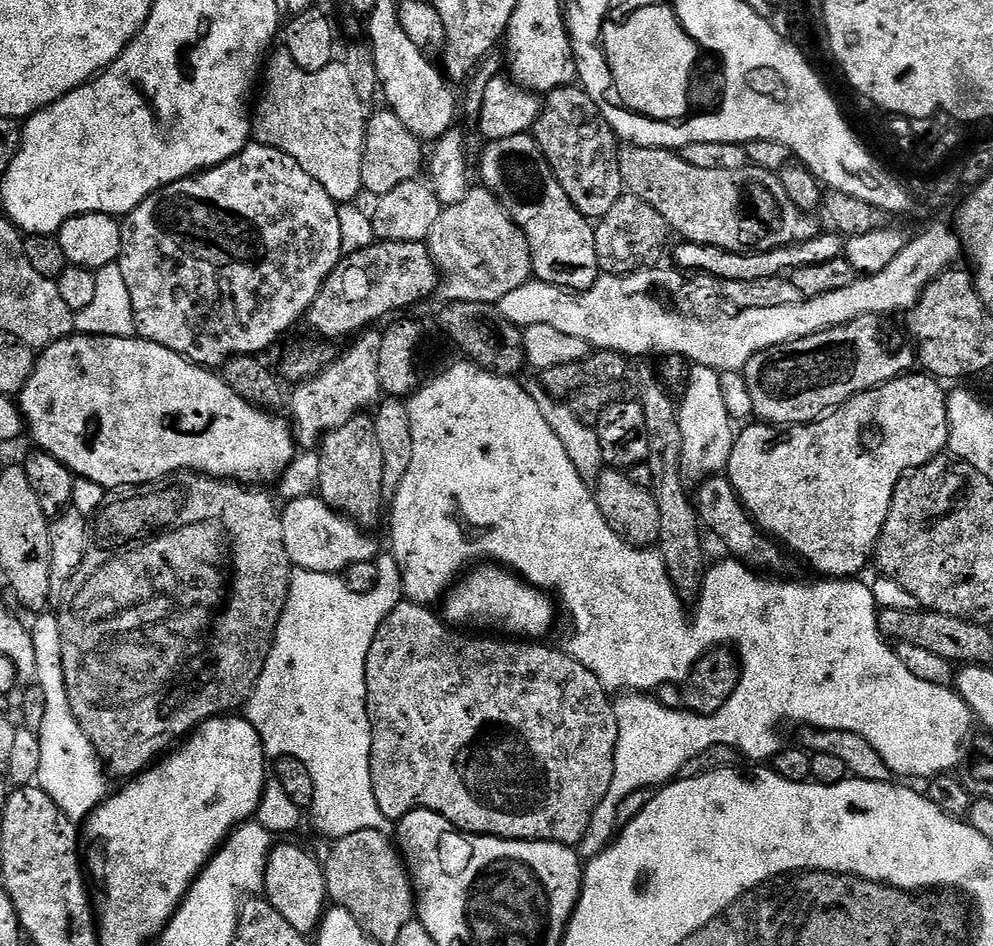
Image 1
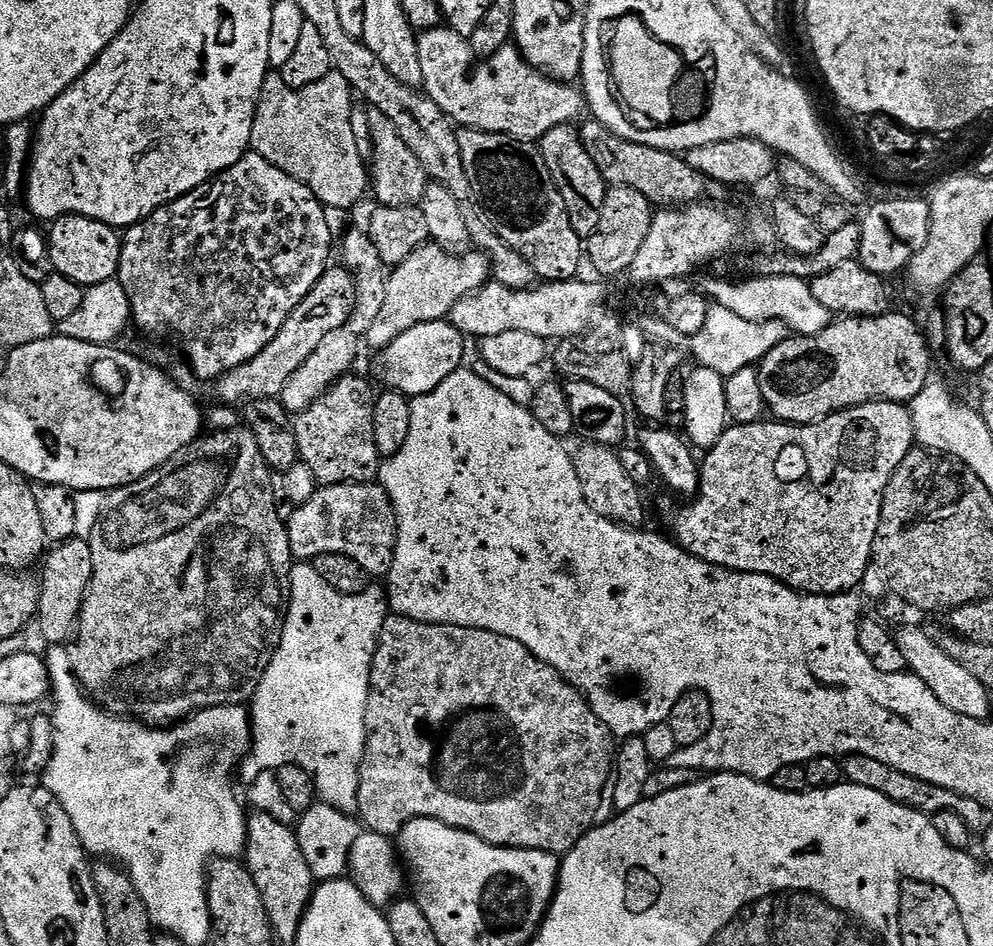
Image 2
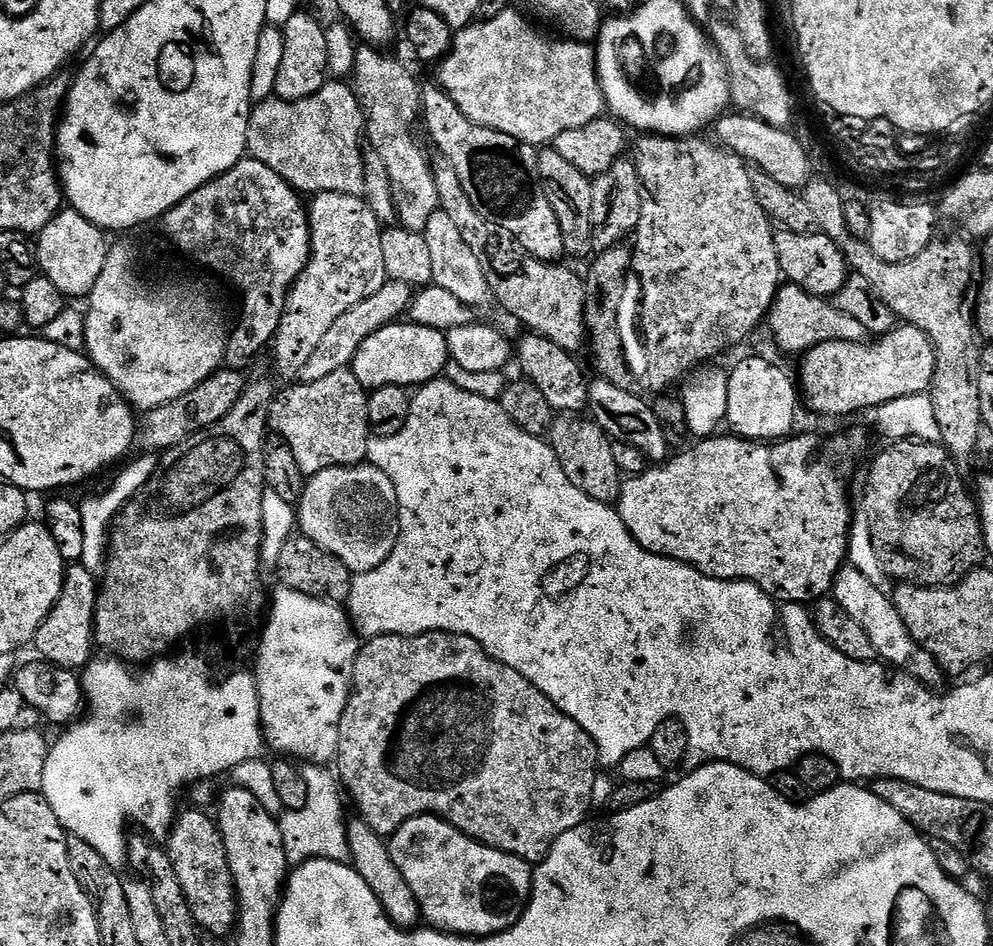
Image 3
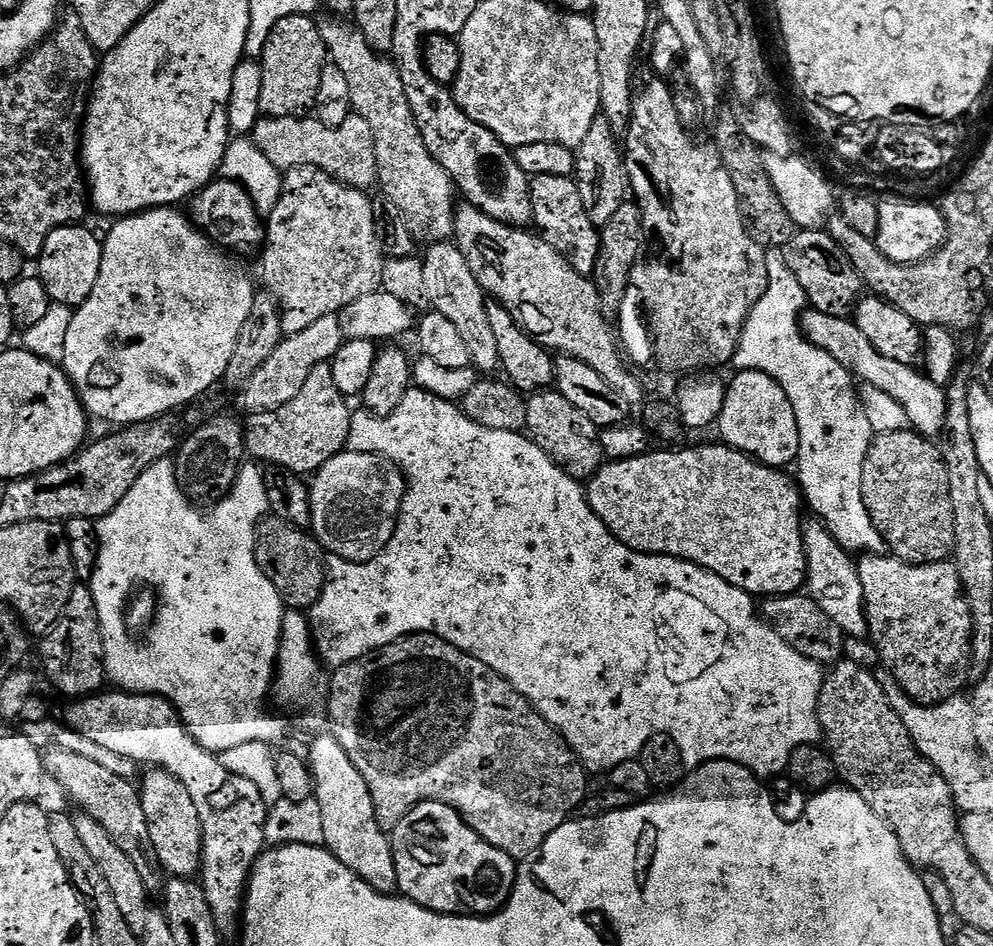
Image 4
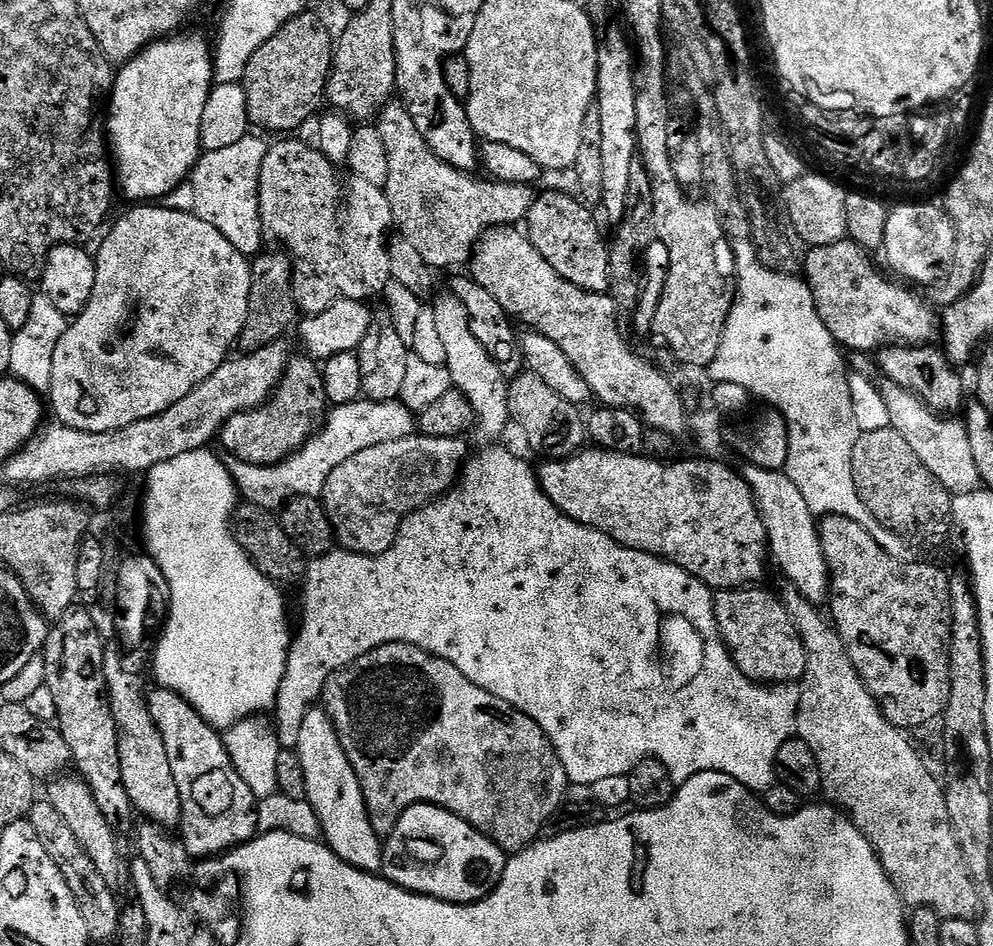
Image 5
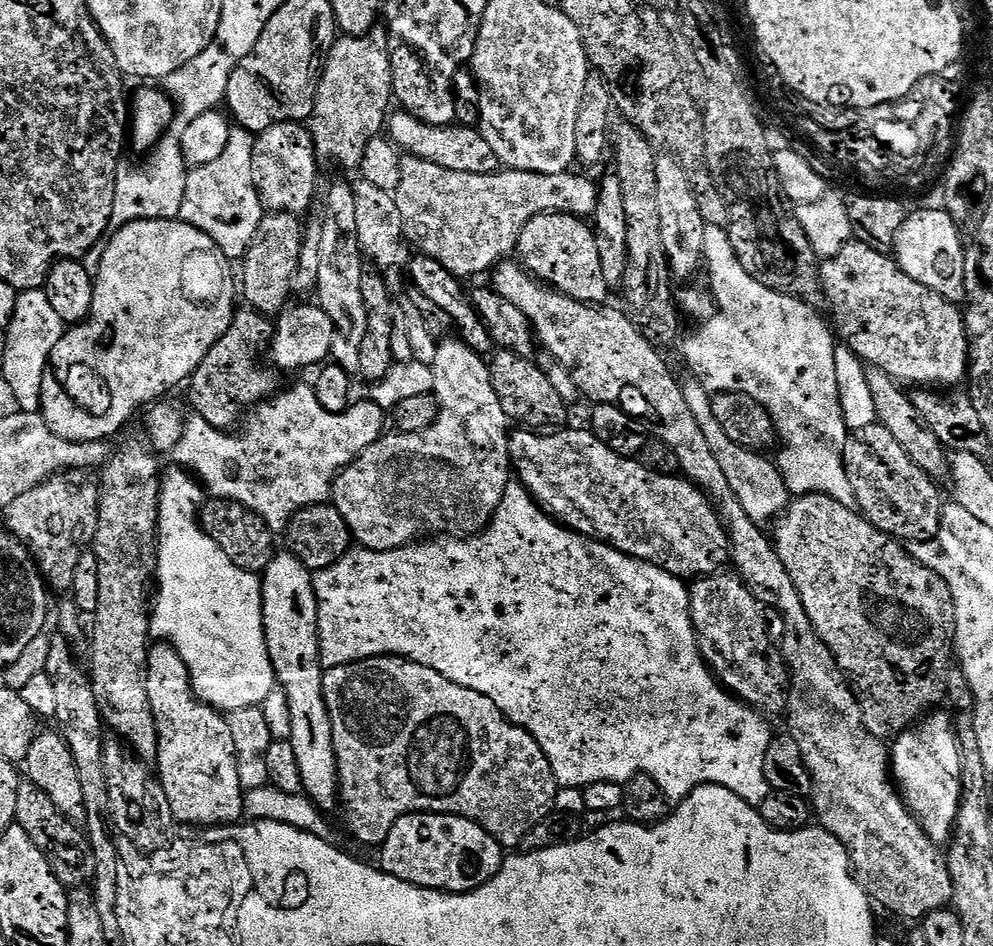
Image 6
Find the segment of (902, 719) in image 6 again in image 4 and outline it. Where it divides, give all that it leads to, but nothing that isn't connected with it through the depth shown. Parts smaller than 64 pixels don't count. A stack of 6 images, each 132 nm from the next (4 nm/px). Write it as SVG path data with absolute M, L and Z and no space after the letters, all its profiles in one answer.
M891 554L883 555L859 557L856 569L860 575L862 590L864 591L864 614L868 618L868 636L874 643L880 644L880 652L884 655L884 664L892 671L891 679L904 689L905 696L911 696L913 701L925 706L935 706L950 699L951 696L961 695L965 691L964 684L969 683L968 669L972 654L972 611L968 605L968 599L964 597L961 589L955 563L943 560L937 564L907 564L905 560L897 560Z

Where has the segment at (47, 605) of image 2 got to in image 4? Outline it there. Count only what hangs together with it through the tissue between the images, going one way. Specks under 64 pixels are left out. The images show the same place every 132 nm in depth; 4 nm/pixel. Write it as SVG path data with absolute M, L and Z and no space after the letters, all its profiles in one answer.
M78 584L66 602L66 610L55 628L43 637L40 656L44 659L44 672L52 684L67 698L97 695L105 687L104 639L98 622L91 587Z

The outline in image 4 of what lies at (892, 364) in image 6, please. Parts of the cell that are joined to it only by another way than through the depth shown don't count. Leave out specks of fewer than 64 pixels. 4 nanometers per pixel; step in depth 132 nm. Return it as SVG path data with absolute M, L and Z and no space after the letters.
M800 230L782 250L790 274L798 278L807 303L822 314L847 317L862 299L862 285L858 270L850 266L850 258L842 254L842 246L824 230Z

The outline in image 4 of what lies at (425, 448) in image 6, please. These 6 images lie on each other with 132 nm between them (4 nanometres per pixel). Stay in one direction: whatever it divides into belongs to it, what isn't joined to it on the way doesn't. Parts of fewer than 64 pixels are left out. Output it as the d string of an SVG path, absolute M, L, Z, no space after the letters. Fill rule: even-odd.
M452 242L433 244L425 252L428 253L423 253L422 259L428 304L435 311L442 313L447 320L454 322L458 334L462 334L462 340L470 350L472 364L481 373L492 374L490 372L500 368L498 341L494 339L494 330L490 330L485 290L478 282L478 278L474 278L470 262L466 262L462 250ZM339 452L311 477L310 532L331 555L365 564L392 541L405 495L404 474L391 460L374 452Z

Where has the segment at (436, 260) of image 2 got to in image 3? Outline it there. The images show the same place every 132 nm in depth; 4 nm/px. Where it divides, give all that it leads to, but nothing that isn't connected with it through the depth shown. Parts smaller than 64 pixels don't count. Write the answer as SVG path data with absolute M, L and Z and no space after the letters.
M388 280L382 286L382 290L378 290L378 294L370 294L370 298L358 302L358 306L346 310L346 314L342 314L342 318L338 318L338 322L334 322L334 326L330 326L330 330L326 330L322 342L318 342L314 354L310 354L310 358L302 366L299 379L305 384L318 382L318 378L327 378L330 374L334 374L334 370L349 367L355 352L362 346L362 342L365 342L366 338L369 338L370 334L374 334L380 327L399 321L405 315L409 304L410 289L408 285Z

